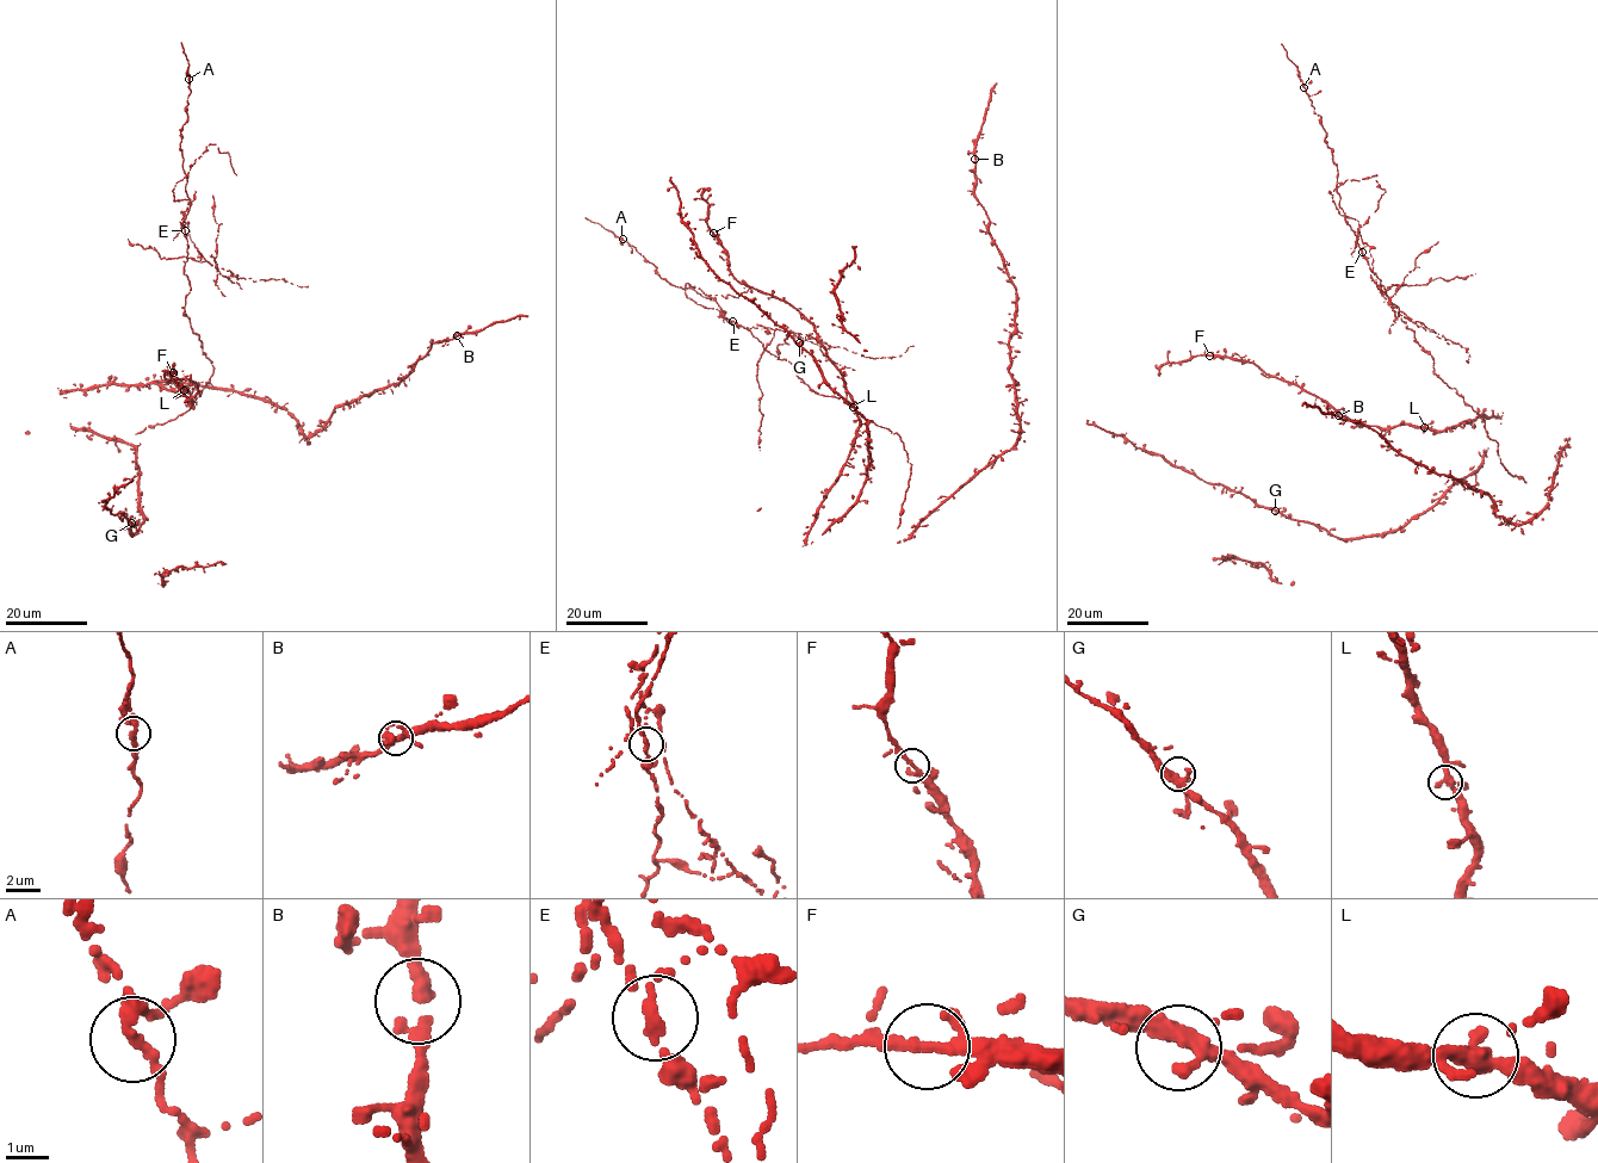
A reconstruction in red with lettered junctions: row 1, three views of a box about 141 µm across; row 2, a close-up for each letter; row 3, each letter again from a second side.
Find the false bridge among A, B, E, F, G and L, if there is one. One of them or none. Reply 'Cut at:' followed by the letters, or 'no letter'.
Cut at: E

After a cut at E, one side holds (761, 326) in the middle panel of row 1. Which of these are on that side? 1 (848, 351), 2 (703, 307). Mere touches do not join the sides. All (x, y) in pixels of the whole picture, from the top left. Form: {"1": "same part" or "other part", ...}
{"1": "same part", "2": "same part"}

